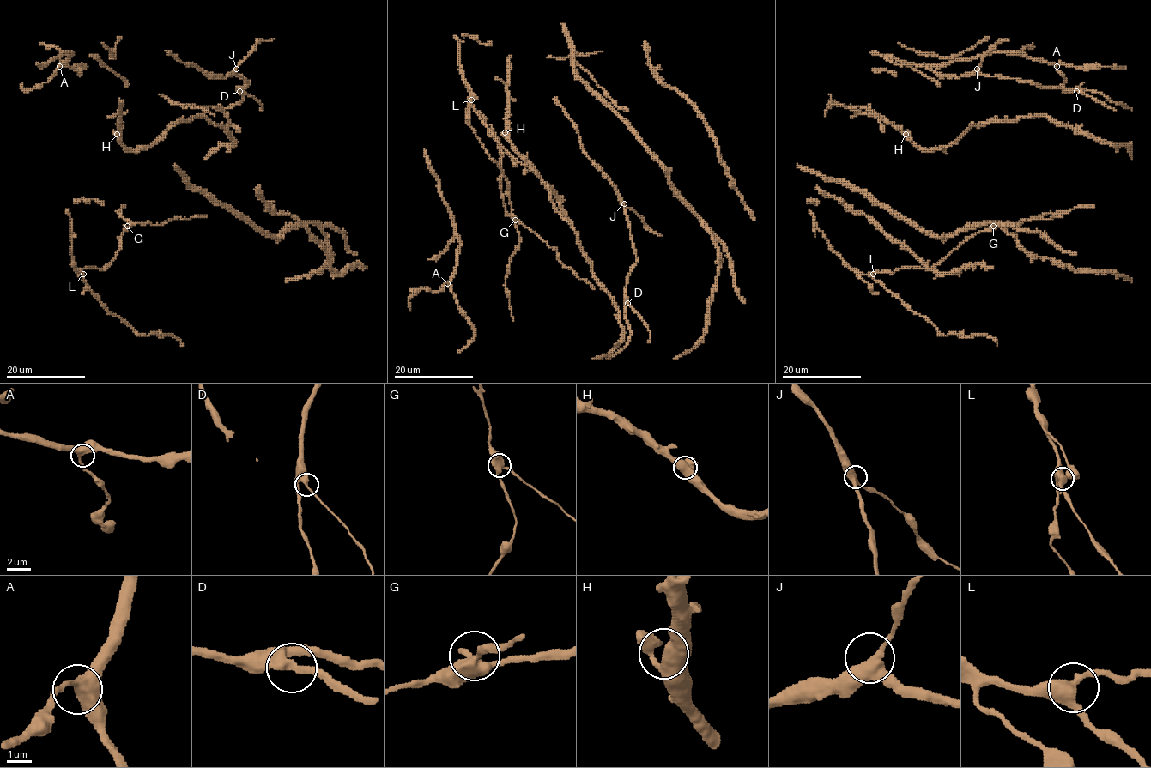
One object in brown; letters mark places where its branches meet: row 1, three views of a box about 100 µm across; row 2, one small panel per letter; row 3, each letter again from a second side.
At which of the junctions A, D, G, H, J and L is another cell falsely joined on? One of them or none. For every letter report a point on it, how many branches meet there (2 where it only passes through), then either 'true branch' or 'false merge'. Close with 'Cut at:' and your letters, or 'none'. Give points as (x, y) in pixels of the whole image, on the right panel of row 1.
A: place (1057, 66); branches 3; true branch
D: place (1076, 91); branches 3; true branch
G: place (993, 226); branches 3; false merge
H: place (905, 134); branches 3; true branch
J: place (977, 69); branches 3; true branch
L: place (873, 274); branches 3; true branch
Cut at: G

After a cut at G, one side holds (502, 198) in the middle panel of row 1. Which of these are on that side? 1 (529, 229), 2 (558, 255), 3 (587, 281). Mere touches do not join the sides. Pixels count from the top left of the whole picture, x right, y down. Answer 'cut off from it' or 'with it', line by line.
1: cut off from it
2: cut off from it
3: cut off from it

